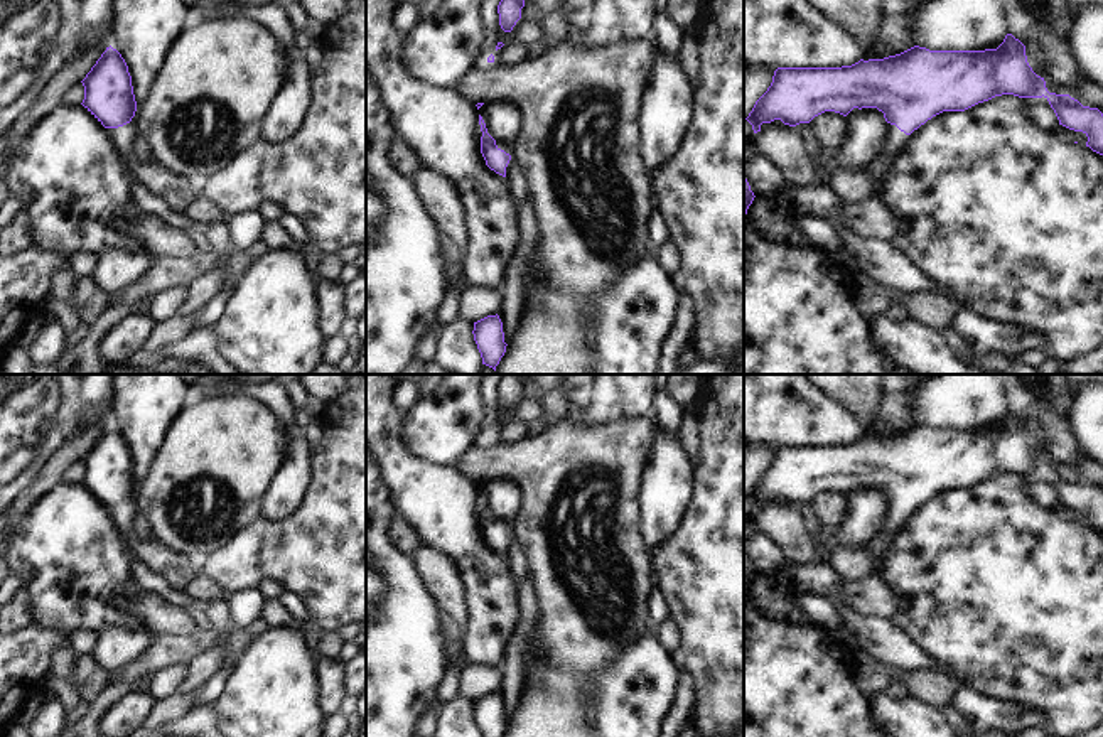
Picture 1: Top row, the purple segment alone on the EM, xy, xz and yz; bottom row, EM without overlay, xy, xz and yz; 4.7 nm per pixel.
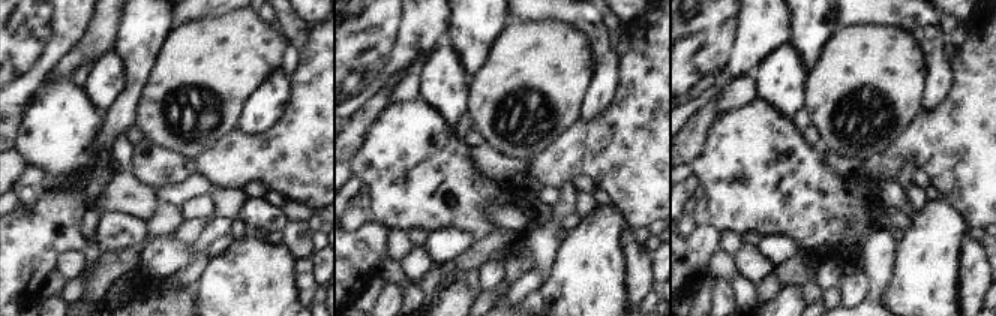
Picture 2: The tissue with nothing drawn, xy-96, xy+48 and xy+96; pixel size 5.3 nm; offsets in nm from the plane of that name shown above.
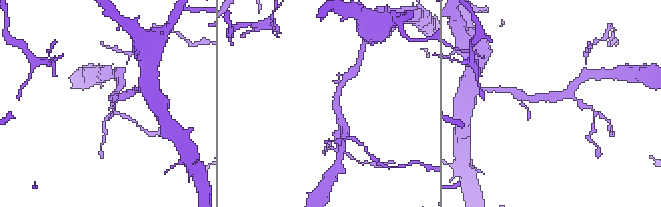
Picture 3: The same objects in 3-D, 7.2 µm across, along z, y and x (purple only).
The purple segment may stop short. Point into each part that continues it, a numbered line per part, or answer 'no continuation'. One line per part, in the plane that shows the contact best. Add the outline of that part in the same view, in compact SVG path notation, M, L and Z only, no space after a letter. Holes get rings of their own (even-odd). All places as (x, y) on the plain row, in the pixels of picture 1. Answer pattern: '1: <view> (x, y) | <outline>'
1: xy (122, 515) | M135 494L130 501L118 504L118 506L106 506L115 526L118 531L126 533L132 530L132 518L138 509L135 504Z

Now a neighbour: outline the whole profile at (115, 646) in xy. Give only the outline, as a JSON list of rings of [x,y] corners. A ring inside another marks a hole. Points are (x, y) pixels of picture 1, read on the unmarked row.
[[[108,627],[98,632],[91,656],[100,668],[123,668],[125,663],[137,658],[150,641],[150,632],[132,631],[128,627]]]

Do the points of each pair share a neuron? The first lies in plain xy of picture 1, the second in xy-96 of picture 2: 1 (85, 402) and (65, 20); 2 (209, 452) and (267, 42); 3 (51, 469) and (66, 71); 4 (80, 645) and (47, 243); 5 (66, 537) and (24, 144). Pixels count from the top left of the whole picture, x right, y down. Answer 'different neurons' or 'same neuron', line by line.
1: same neuron
2: same neuron
3: same neuron
4: different neurons
5: same neuron

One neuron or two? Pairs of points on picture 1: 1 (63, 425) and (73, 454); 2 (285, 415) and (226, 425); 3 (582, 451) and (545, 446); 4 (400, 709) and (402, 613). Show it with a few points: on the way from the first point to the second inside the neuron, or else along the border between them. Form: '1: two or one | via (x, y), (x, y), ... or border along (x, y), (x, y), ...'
1: two | border along (103, 420), (83, 429), (64, 442), (41, 469)
2: two | border along (245, 395), (260, 400), (279, 419), (284, 456)
3: one | via (574, 451), (554, 451)
4: one | via (400, 685), (400, 636)

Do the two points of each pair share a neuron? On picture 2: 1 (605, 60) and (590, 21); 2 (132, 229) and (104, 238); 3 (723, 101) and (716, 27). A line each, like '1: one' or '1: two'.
1: one
2: one
3: two

